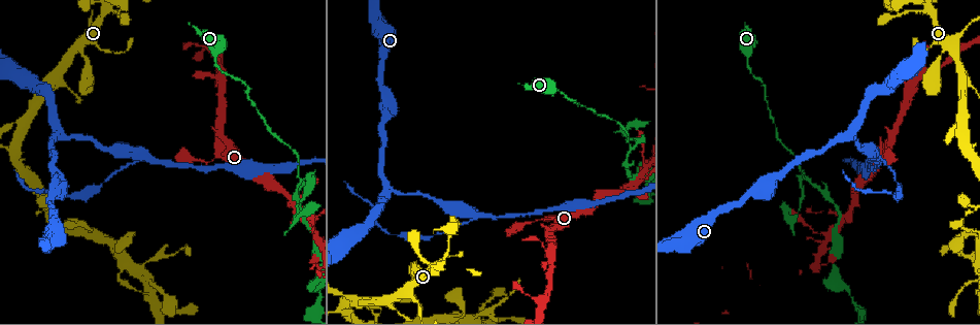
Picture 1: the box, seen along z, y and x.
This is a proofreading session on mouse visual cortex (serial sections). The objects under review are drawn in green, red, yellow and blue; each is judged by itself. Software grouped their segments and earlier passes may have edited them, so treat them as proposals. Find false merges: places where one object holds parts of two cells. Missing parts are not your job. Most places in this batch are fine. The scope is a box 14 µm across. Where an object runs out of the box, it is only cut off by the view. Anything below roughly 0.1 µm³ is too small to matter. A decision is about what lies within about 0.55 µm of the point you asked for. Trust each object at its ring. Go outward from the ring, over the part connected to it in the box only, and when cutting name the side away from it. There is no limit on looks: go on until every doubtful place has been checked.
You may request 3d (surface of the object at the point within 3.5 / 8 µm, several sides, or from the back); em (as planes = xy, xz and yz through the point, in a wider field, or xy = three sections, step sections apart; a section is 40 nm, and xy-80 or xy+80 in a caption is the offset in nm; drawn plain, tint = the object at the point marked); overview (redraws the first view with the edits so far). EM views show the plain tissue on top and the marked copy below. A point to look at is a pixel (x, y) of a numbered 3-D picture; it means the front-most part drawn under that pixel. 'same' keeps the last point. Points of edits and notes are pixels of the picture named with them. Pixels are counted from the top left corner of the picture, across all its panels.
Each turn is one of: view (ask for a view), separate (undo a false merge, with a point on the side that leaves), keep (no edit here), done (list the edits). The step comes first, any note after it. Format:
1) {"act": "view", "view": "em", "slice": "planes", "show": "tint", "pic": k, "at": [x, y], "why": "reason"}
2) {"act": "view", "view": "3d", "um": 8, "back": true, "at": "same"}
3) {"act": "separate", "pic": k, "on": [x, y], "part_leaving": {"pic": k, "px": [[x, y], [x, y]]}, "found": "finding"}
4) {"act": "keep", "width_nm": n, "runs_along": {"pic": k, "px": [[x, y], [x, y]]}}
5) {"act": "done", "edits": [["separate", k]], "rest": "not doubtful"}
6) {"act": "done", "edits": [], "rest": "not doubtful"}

{"act": "view", "view": "3d", "um": 8, "pic": 1, "at": [145, 157], "why": "abrupt turn"}

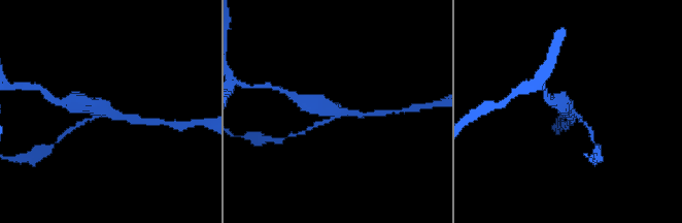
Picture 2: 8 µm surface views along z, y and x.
{"act": "view", "view": "3d", "um": 3.5, "pic": 2, "at": [571, 114]}

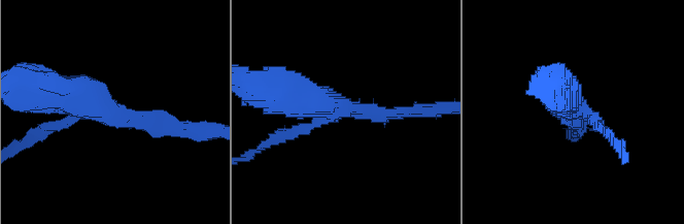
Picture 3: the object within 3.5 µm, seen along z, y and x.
{"act": "view", "view": "em", "slice": "xy", "step": 2, "show": "tint", "pic": 3, "at": [100, 105], "arms": 3, "arm_widths_nm": [150, 250, 500]}

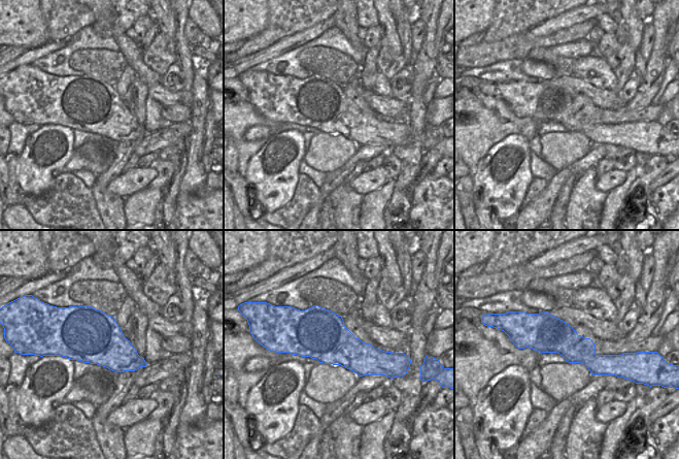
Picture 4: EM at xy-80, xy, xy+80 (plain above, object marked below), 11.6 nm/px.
{"act": "keep", "runs_along": {"pic": 3, "px": [[36, 84], [163, 128]]}, "found": "continuous, no second cell"}

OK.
{"act": "view", "view": "3d", "um": 3.5, "pic": 1, "at": [931, 12], "why": "four or more arms meet"}

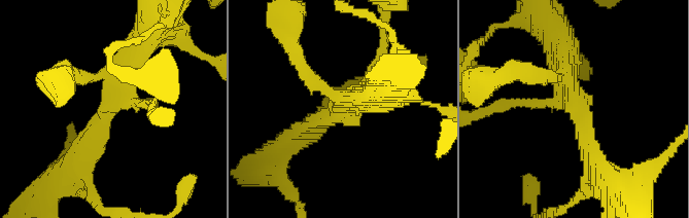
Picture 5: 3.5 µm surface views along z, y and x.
{"act": "view", "view": "em", "slice": "xy", "step": 3, "show": "tint", "pic": 5, "at": [114, 101], "arms": 4, "arm_widths_nm": [150, 200, 250, 300]}

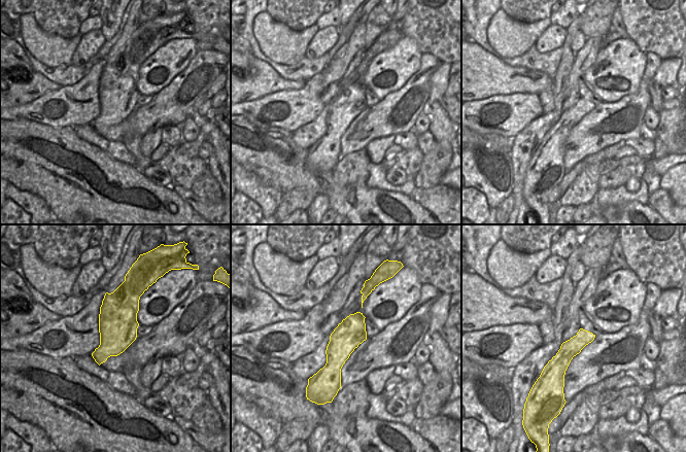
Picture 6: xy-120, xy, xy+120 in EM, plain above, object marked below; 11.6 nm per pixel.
{"act": "keep", "runs_along": {"pic": 6, "px": [[589, 335], [560, 360], [558, 379]]}, "found": "all the same cell"}

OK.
{"act": "view", "view": "3d", "um": 3.5, "pic": 1, "at": [973, 206], "why": "sharp bend"}

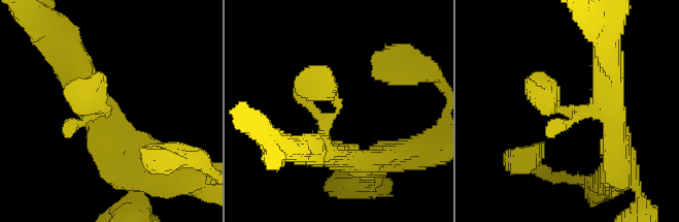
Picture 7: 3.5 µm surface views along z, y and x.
{"act": "view", "view": "em", "slice": "planes", "show": "tint", "pic": 7, "at": [563, 111], "why": "shape alone is not enough"}

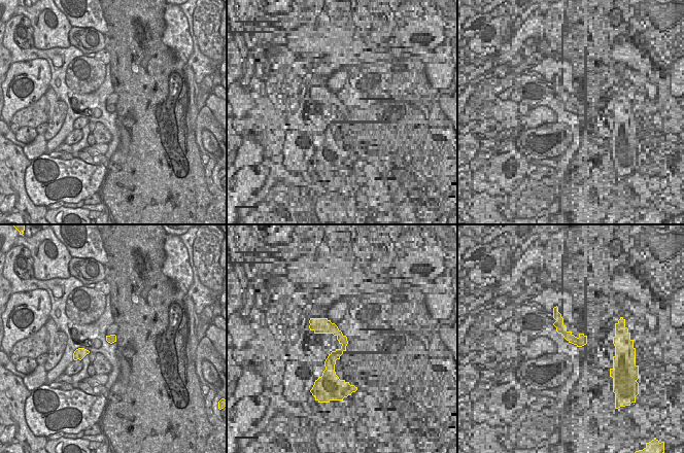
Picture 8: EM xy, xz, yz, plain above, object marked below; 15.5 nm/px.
{"act": "view", "view": "em", "slice": "xy", "step": 2, "show": "tint", "at": "same"}

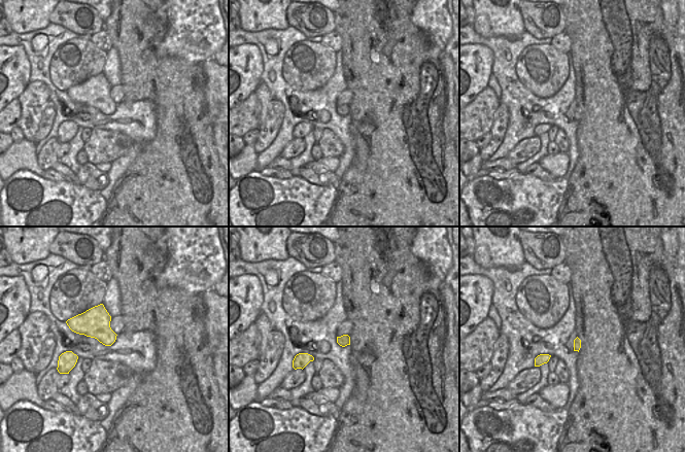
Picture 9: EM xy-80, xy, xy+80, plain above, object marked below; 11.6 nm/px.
{"act": "keep", "width_nm": 130, "runs_along": {"pic": 7, "px": [[313, 145], [335, 100], [301, 71]]}, "found": "continuous, no second cell"}

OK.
{"act": "view", "view": "3d", "um": 3.5, "pic": 1, "at": [806, 179], "why": "a narrow waist"}

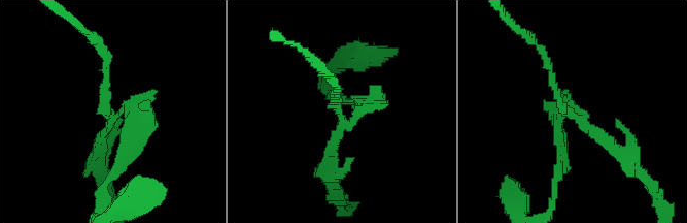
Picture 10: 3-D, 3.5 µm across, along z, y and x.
{"act": "view", "view": "em", "slice": "planes", "show": "tint", "pic": 10, "at": [110, 114], "arms": 3, "arm_widths_nm": [150, 150, 150], "why": "need the tissue"}

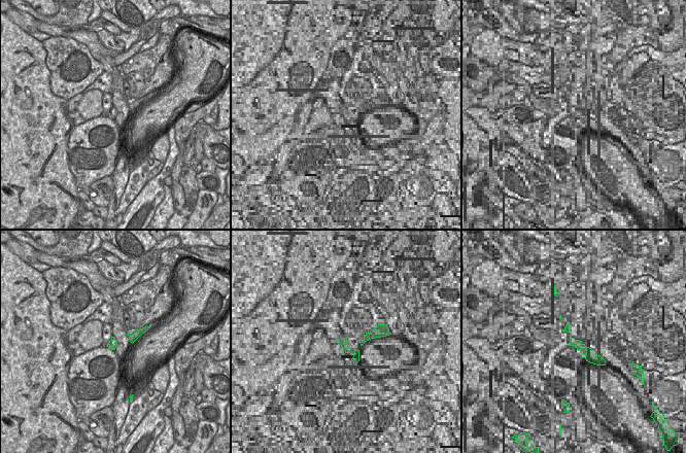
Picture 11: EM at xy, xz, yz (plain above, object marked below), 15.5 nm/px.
{"act": "view", "view": "em", "slice": "xy", "step": 1, "show": "tint", "at": "same", "why": "cut it another way"}

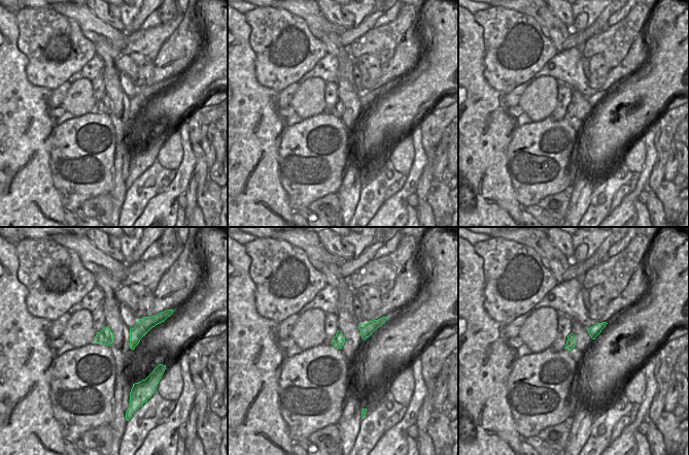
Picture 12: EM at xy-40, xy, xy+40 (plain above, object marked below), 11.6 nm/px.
{"act": "keep", "runs_along": {"pic": 10, "px": [[542, 54], [562, 107], [623, 155]]}, "found": "all the same cell"}

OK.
{"act": "view", "view": "3d", "um": 3.5, "pic": 1, "at": [789, 216], "why": "abrupt turn"}

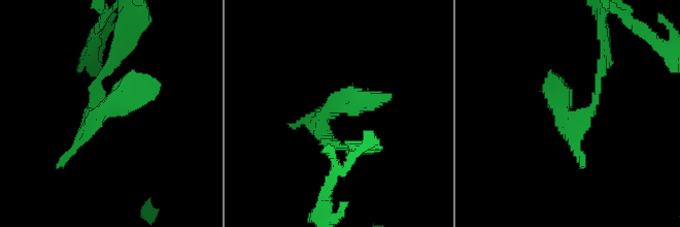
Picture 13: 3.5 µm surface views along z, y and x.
{"act": "view", "view": "em", "slice": "xy", "step": 3, "show": "tint", "pic": 13, "at": [323, 114]}

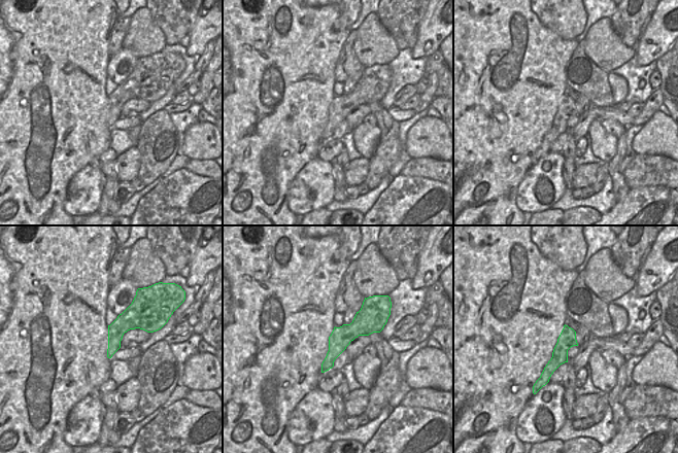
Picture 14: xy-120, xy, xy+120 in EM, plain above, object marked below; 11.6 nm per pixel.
{"act": "keep", "runs_along": {"pic": 14, "px": [[379, 324], [357, 327], [324, 369]]}, "found": "continuous, no second cell"}

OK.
{"act": "done", "edits": [], "rest": "not doubtful"}

